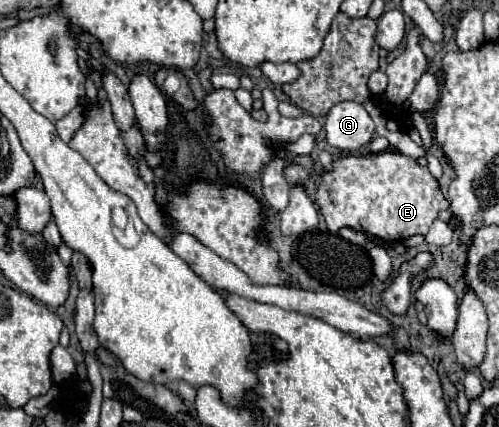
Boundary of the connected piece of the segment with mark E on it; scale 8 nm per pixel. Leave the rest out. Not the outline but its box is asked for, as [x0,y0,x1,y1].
[314,151,448,241]

